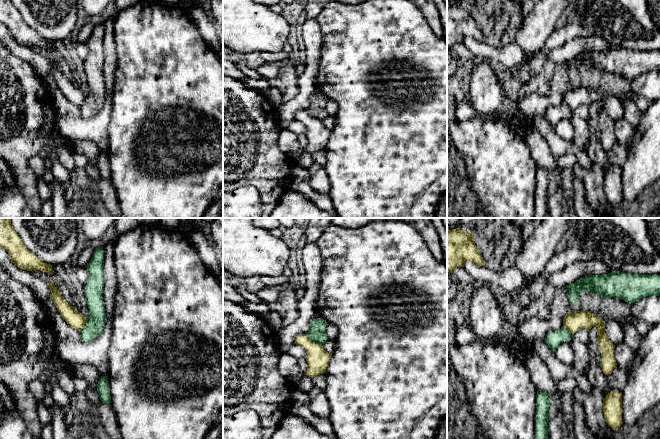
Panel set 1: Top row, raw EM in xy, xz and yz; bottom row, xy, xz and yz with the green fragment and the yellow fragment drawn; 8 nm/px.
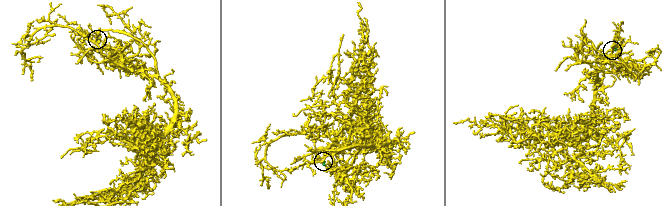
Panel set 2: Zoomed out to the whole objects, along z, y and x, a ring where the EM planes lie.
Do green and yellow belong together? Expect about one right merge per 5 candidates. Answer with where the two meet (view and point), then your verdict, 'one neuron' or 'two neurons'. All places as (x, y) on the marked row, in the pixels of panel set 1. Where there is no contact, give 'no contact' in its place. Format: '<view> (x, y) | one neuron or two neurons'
xz (313, 341) | two neurons

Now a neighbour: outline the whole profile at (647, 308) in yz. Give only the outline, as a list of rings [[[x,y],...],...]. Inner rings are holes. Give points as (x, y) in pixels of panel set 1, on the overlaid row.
[[[650,295],[635,301],[630,306],[631,314],[650,326],[660,323],[660,296]]]

